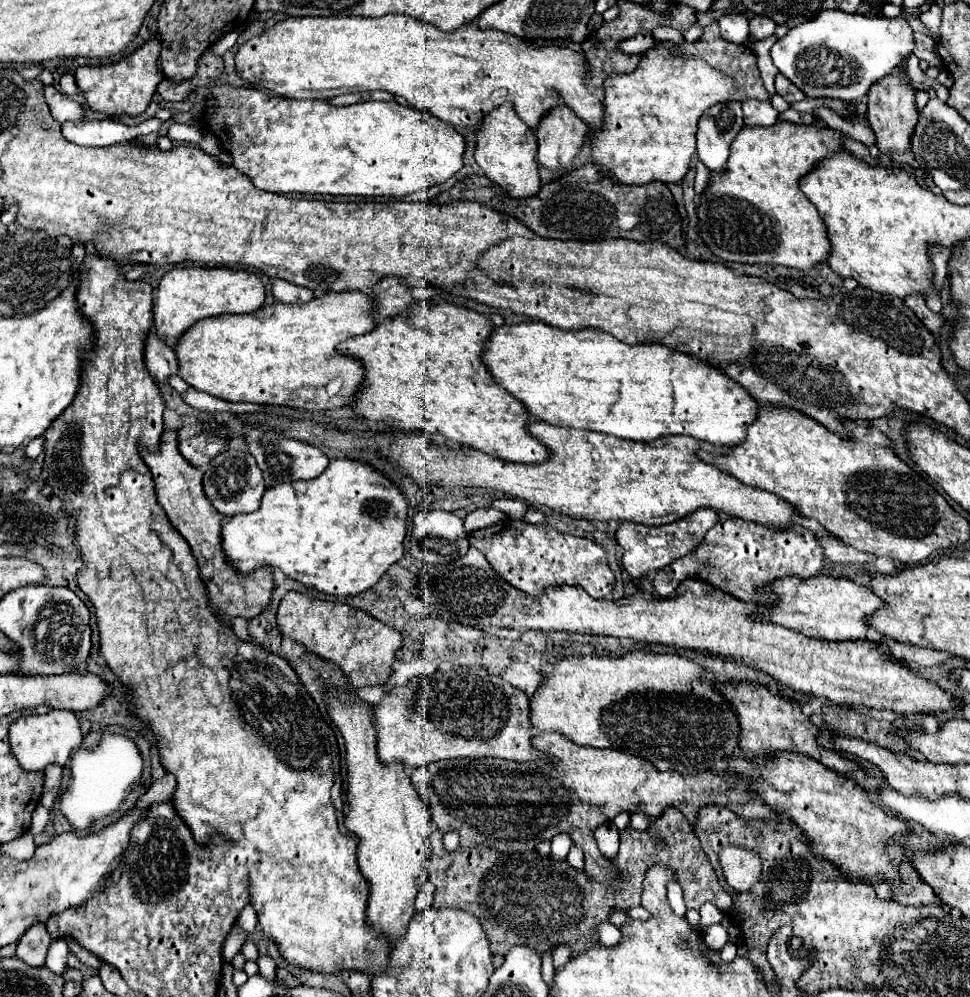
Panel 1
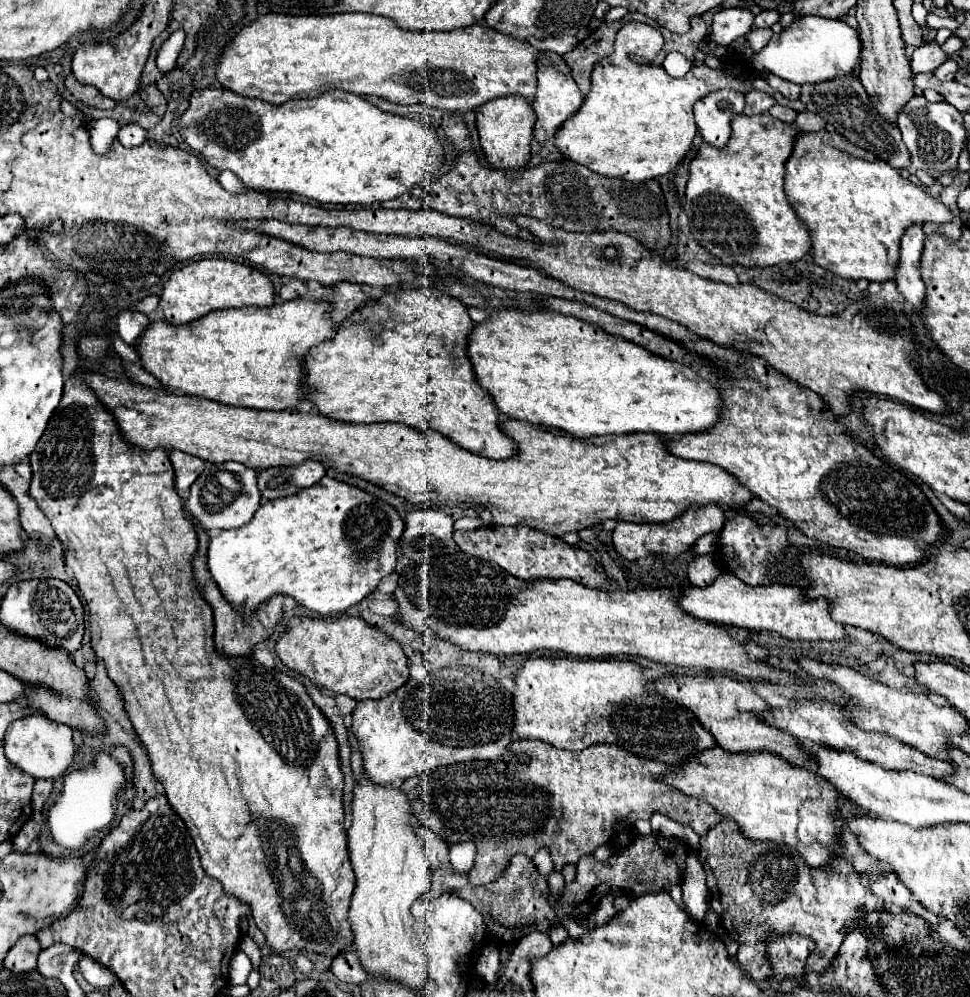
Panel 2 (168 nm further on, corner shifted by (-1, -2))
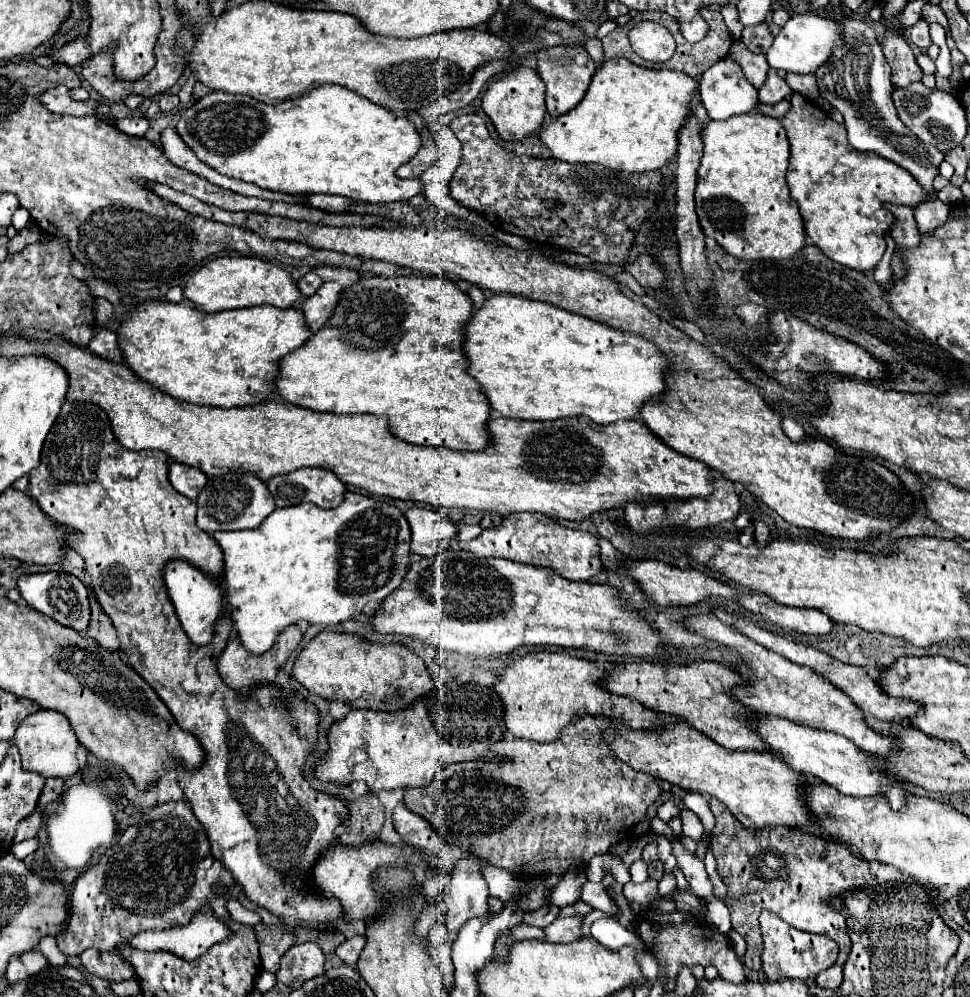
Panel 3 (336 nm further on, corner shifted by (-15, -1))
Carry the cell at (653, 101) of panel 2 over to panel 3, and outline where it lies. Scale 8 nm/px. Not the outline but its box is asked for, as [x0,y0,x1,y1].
[541,58,699,172]

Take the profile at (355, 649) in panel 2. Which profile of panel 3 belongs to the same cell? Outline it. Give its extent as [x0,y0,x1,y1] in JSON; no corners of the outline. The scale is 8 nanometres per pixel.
[293,632,433,712]

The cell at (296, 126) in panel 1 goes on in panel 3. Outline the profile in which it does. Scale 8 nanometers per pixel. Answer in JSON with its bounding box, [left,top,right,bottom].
[177,86,423,204]

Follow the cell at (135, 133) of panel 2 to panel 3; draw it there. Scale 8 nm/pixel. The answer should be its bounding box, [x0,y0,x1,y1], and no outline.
[115,118,149,138]

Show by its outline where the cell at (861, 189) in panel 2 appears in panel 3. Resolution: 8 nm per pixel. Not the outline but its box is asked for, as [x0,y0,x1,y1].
[781,94,929,272]

